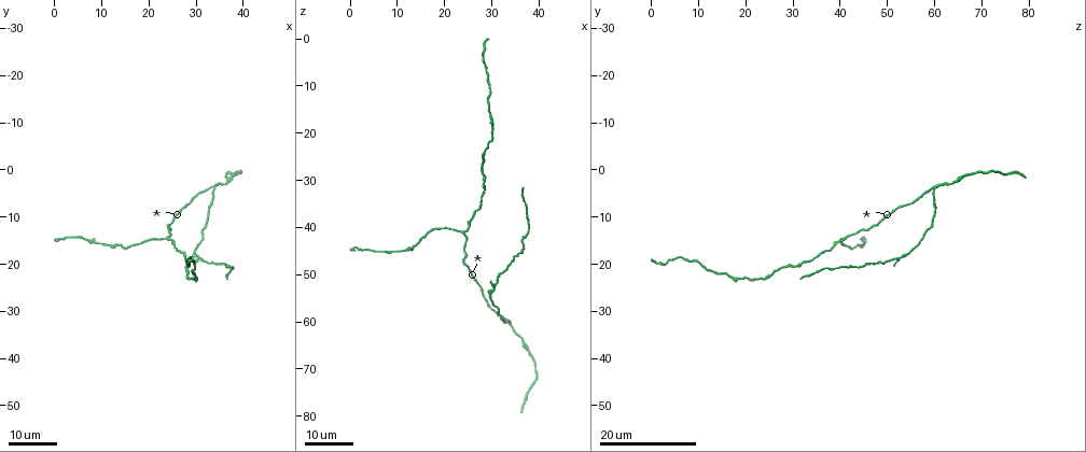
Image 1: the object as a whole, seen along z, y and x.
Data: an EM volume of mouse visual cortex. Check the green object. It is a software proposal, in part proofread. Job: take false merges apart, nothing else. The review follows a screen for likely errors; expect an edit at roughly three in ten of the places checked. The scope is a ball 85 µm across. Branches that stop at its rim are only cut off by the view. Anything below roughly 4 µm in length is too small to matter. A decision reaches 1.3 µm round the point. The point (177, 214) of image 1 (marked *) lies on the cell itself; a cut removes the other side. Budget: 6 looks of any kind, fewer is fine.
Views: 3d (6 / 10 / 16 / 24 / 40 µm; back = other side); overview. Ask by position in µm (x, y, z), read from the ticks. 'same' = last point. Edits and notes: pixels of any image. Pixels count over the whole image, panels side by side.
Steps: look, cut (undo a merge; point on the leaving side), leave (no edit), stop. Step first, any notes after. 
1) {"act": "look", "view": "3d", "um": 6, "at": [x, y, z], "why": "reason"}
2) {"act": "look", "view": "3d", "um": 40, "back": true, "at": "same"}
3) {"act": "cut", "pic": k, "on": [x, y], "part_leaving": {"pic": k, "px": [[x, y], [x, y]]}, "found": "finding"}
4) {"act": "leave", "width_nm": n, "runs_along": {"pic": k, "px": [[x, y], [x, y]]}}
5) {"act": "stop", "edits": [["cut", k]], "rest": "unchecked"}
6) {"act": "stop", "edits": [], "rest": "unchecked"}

{"act": "look", "view": "3d", "um": 24, "at": [23.5, 14.5, 41.0], "why": "arms part here"}

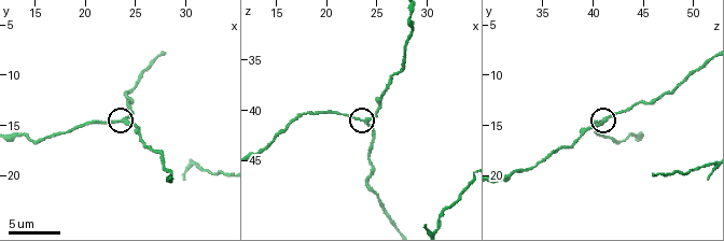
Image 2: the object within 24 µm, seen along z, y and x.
{"act": "look", "view": "3d", "um": 10, "at": [24.2, 14.6, 41.0]}

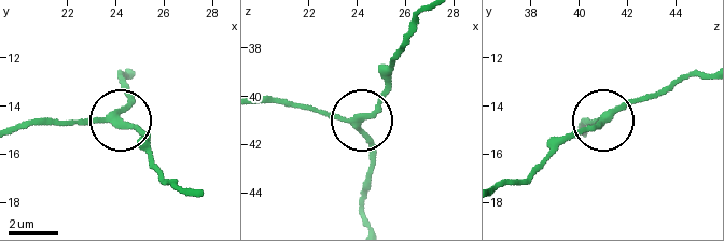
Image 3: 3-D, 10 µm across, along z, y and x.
{"act": "look", "view": "3d", "um": 10, "back": true, "at": [24.1, 14.7, 40.9]}

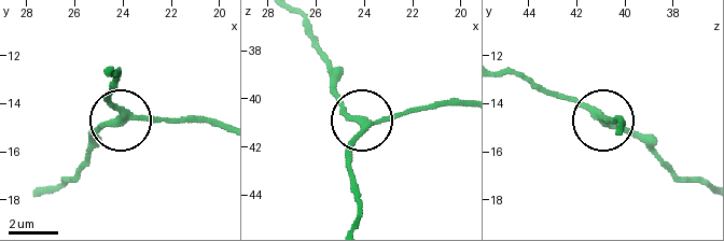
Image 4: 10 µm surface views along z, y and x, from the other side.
{"act": "leave", "side_arm_um": 29, "arms": 3, "found": "one cell here"}

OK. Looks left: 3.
{"act": "look", "view": "3d", "um": 6, "at": [13.6, 15.8, 44.0], "why": "thick turns thin"}

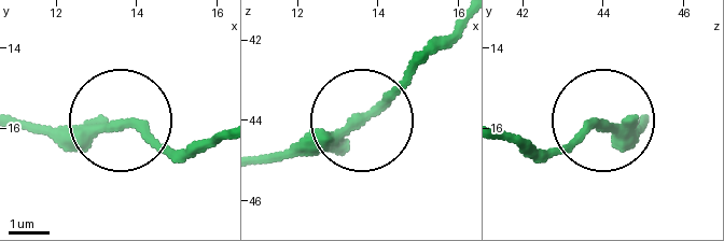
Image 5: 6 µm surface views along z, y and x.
{"act": "leave", "runs_along": {"pic": 5, "px": [[217, 137], [165, 154], [114, 123], [21, 123]]}, "found": "continuous, no second cell"}

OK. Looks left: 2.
{"act": "look", "view": "3d", "um": 16, "at": [33.5, 4.0, 60.0], "why": "branch point"}

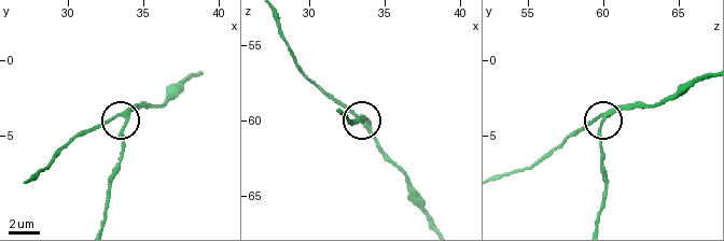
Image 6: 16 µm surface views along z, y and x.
{"act": "look", "view": "3d", "um": 6, "at": [34.0, 4.0, 60.0]}

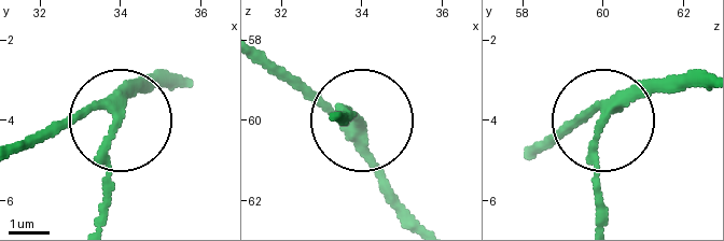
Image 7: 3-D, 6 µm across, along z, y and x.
{"act": "leave", "width_nm": 220, "runs_along": {"pic": 7, "px": [[265, 53], [362, 131], [397, 200]]}, "found": "one cell here"}

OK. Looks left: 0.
{"act": "stop", "edits": [], "rest": "unchecked"}

